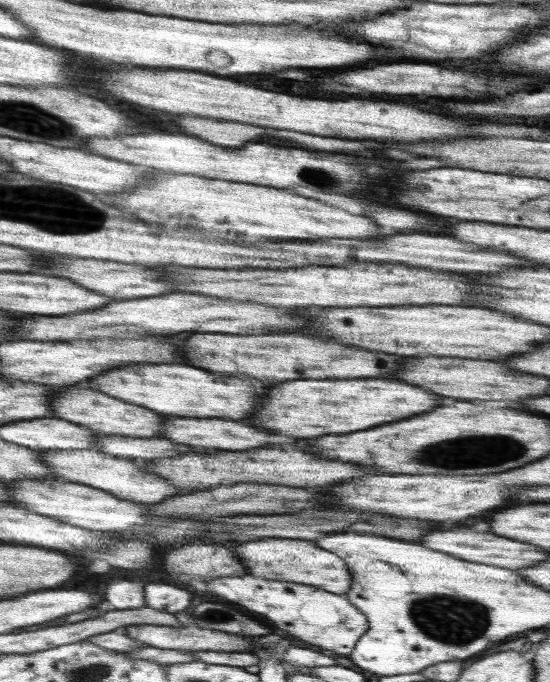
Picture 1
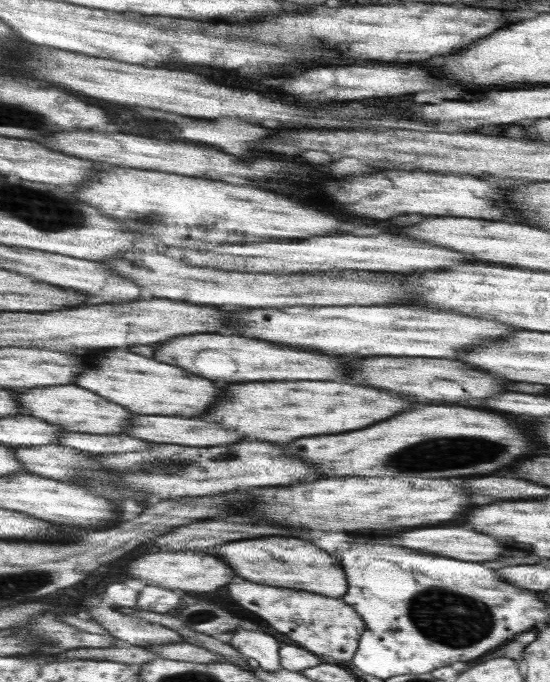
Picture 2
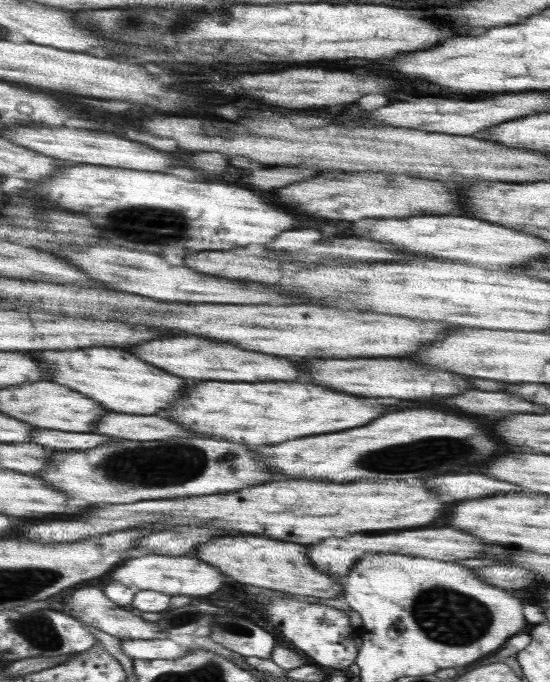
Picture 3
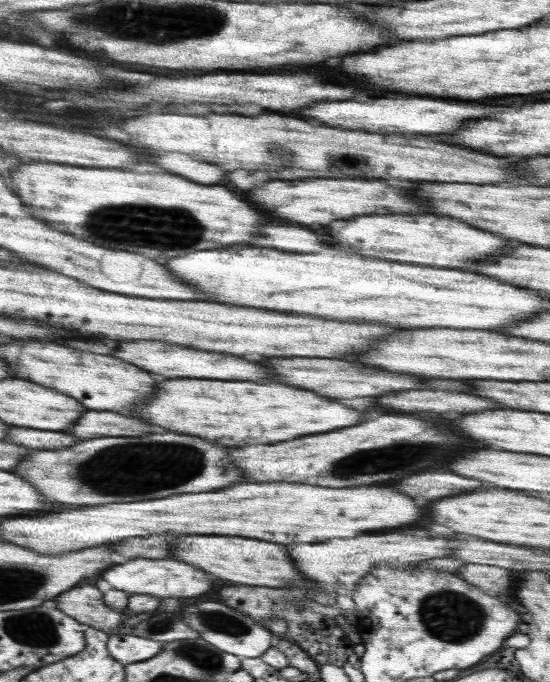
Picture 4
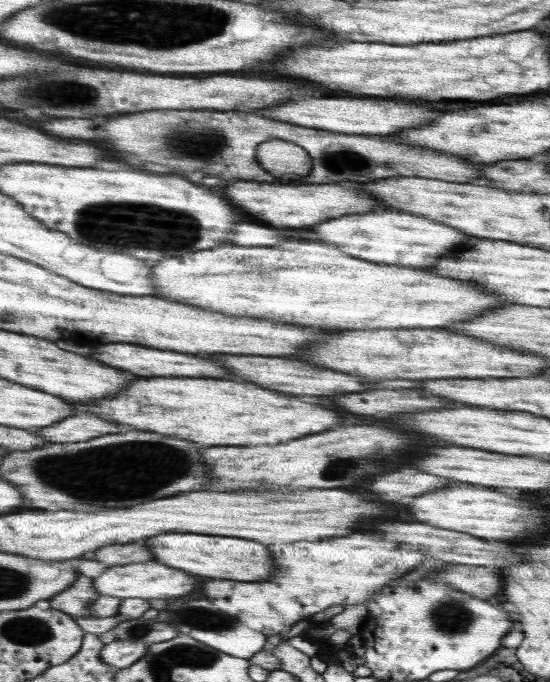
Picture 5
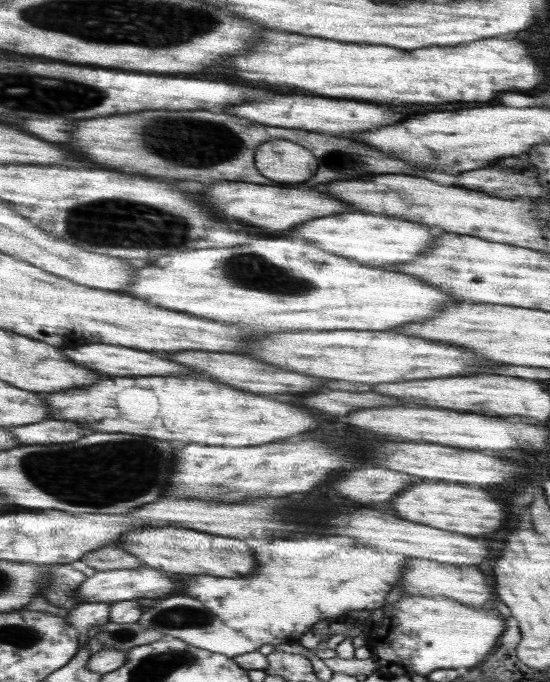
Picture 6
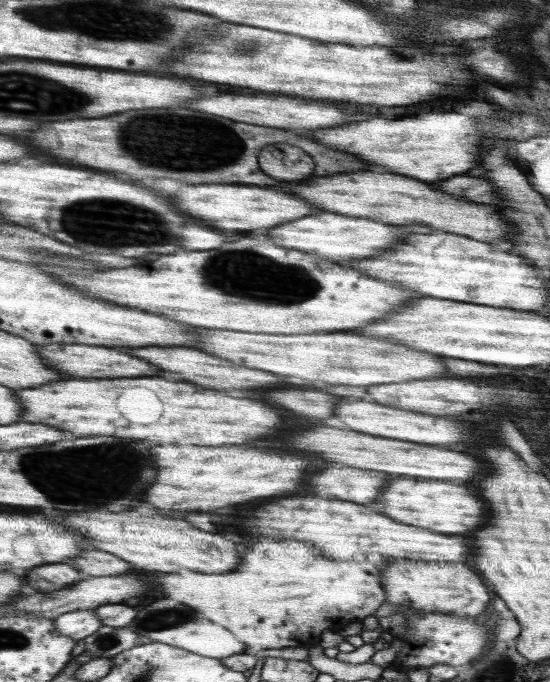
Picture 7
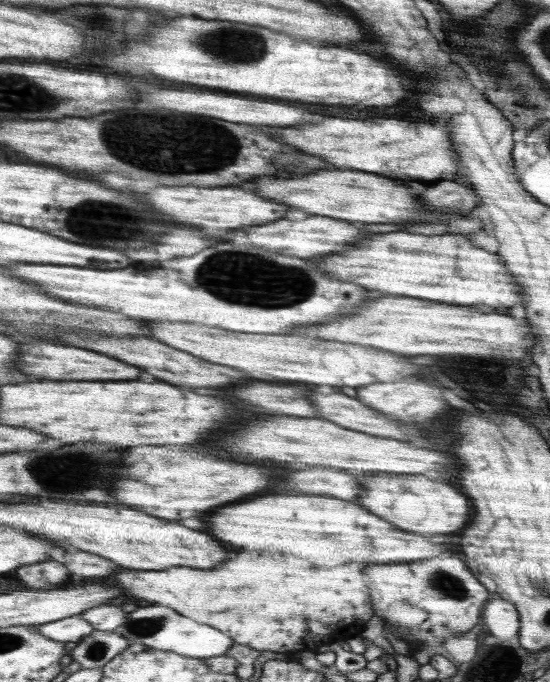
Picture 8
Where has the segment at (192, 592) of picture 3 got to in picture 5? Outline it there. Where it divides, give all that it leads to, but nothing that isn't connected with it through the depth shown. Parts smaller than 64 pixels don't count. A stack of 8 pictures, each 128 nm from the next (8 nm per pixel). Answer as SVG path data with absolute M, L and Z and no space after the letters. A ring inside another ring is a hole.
M136 562L136 564L126 564L126 566L114 566L108 568L104 574L94 578L94 586L100 594L110 594L118 598L174 598L174 596L184 596L196 588L196 584L202 578L186 574L182 570L174 570L172 566L160 564L160 562Z

